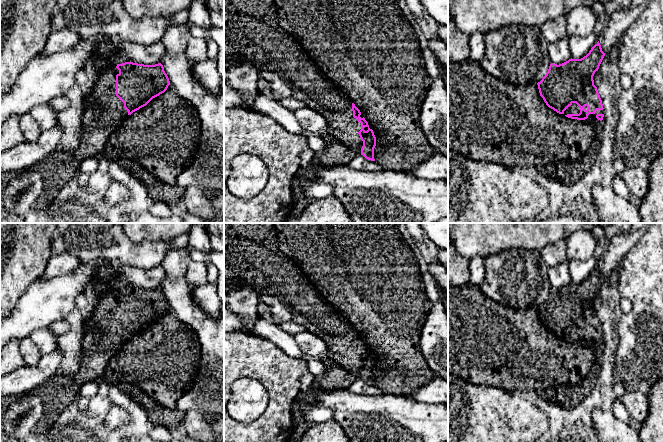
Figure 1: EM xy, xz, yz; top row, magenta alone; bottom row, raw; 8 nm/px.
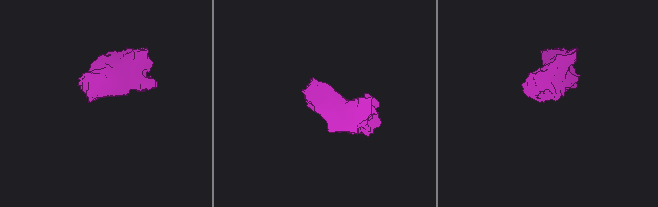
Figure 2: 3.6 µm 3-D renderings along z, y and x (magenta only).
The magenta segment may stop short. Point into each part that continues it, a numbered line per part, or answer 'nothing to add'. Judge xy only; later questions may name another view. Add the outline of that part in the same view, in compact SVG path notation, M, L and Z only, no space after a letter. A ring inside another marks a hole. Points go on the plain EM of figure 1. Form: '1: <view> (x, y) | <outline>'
1: xy (103, 335) | M108 261L106 266L95 269L95 277L84 294L91 298L97 288L106 292L83 325L80 369L72 378L52 375L30 393L39 396L44 405L33 433L52 431L64 408L79 395L81 386L103 376L112 356L129 340L124 327L116 320L116 299L119 298L114 285L116 277L114 262Z

